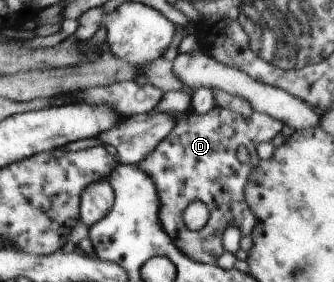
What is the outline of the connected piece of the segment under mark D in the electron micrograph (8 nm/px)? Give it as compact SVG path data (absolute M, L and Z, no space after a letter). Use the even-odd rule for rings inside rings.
M218 105L208 115L188 111L178 115L178 119L176 129L140 166L154 177L161 189L162 222L165 223L166 233L173 237L182 253L193 257L194 261L216 265L227 252L226 231L232 225L238 225L244 237L254 235L258 218L250 207L247 187L254 169L261 162L258 147L266 141L274 141L286 123L268 113L254 112L252 117L247 118ZM240 145L249 149L250 159L246 163L238 159ZM194 201L204 201L211 209L211 218L205 229L190 229L184 219L186 209Z

